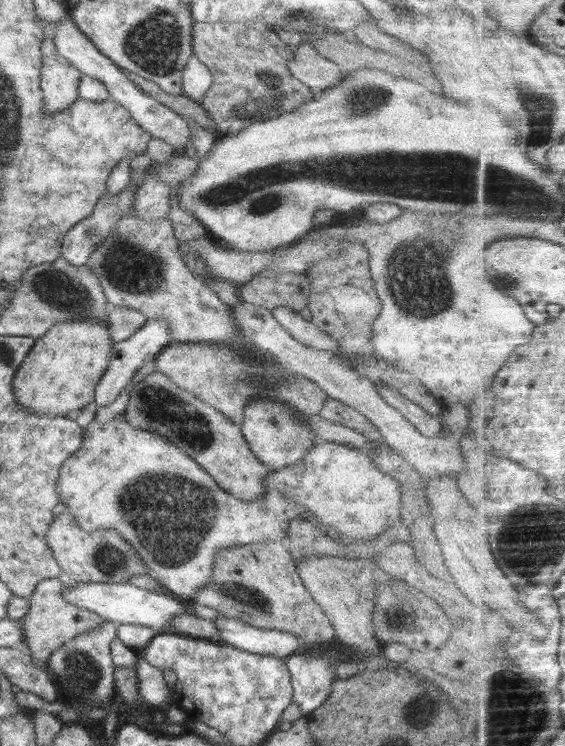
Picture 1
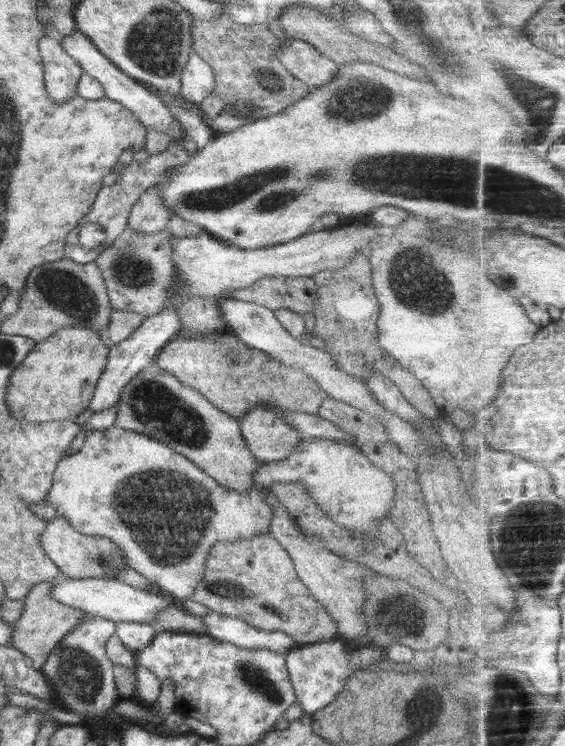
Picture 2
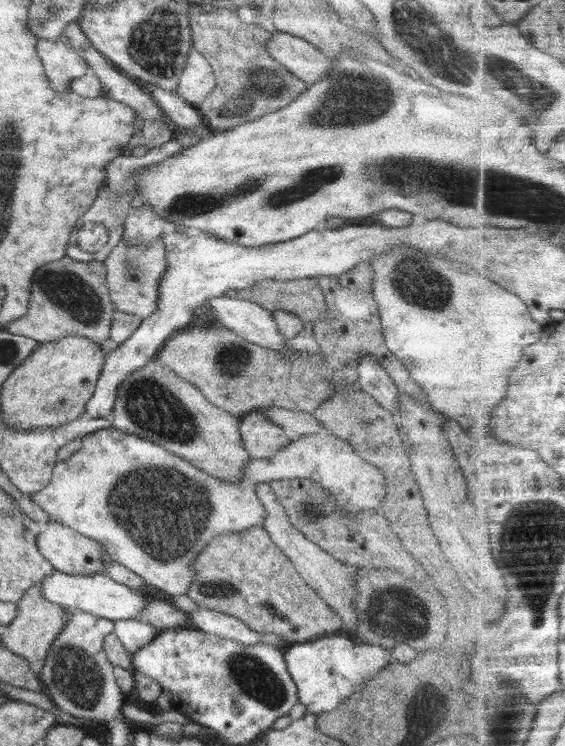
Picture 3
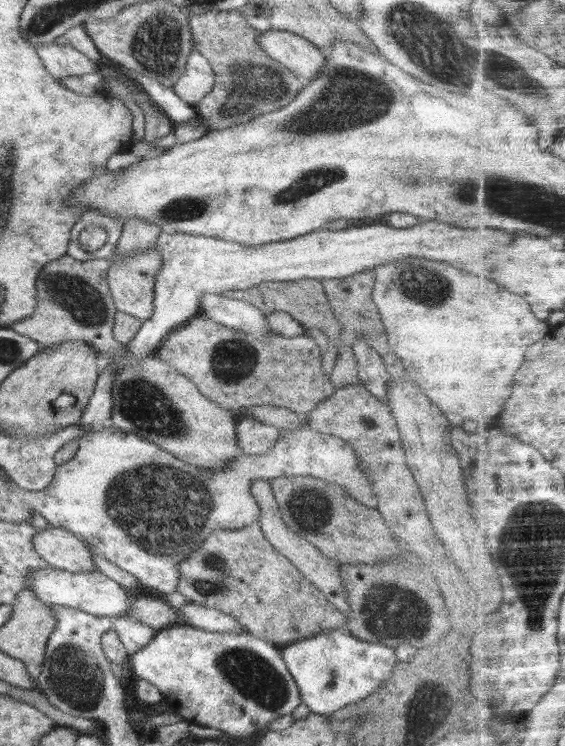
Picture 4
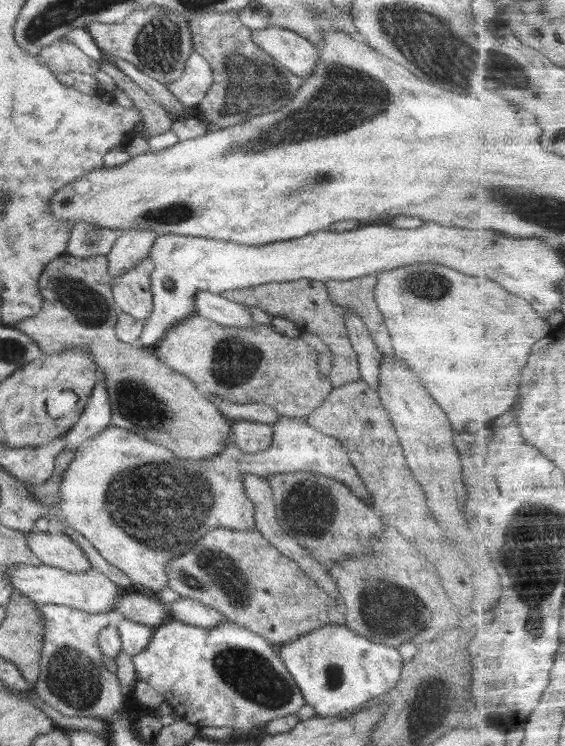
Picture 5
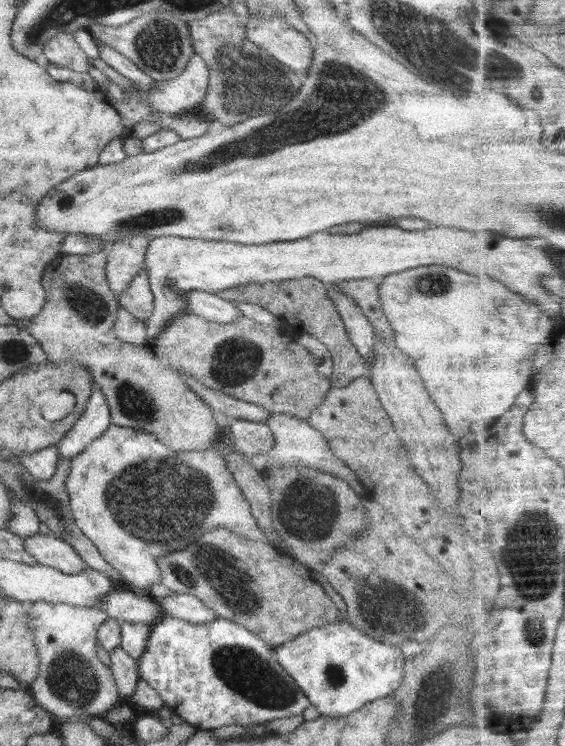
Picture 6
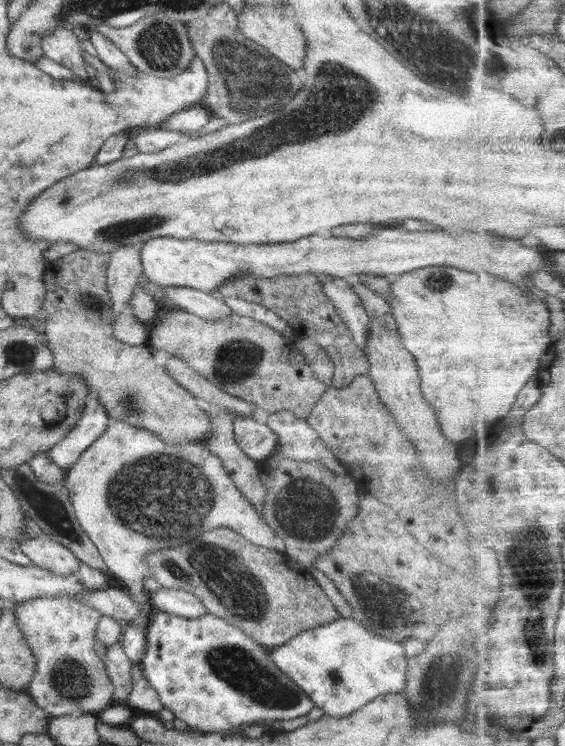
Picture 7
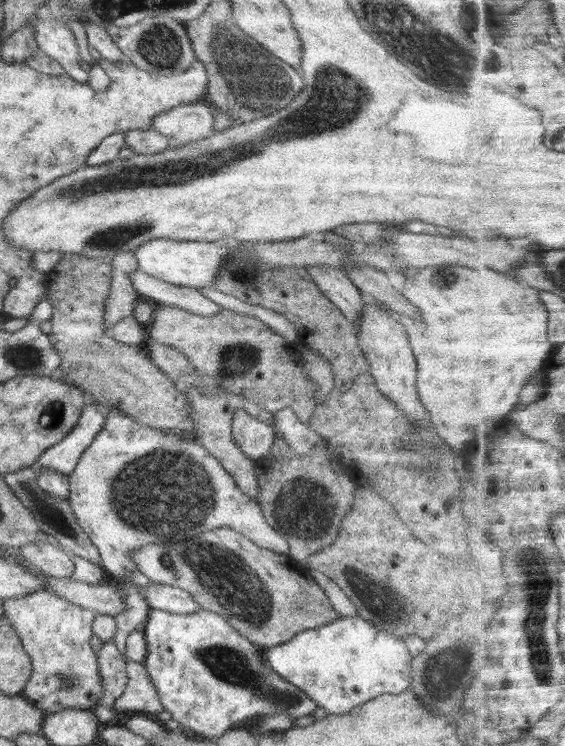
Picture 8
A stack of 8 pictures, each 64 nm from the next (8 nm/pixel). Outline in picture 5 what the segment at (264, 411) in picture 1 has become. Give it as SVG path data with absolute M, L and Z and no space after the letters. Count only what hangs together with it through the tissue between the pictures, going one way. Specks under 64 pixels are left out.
M234 421L231 424L232 442L246 454L256 454L269 449L273 444L271 425L254 421Z

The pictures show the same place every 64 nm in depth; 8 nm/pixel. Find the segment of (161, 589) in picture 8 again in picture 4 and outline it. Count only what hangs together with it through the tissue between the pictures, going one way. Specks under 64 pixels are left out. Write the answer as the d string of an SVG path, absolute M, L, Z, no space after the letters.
M194 602L182 606L178 612L181 622L206 632L217 632L222 635L231 632L232 635L242 635L246 631L232 616Z

